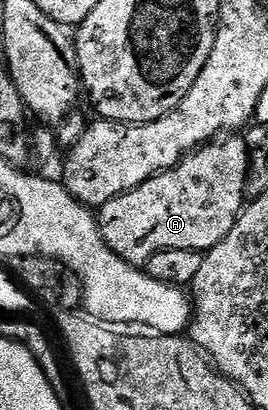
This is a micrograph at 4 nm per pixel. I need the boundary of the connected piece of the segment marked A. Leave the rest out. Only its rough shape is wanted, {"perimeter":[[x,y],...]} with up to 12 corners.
{"perimeter":[[226,134],[97,209],[144,266],[215,248],[248,200],[250,149]]}

